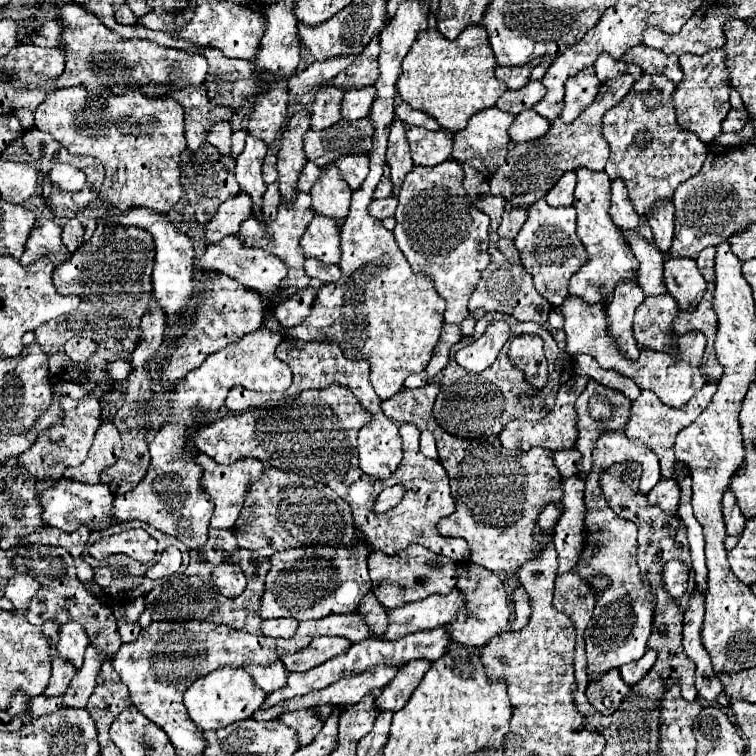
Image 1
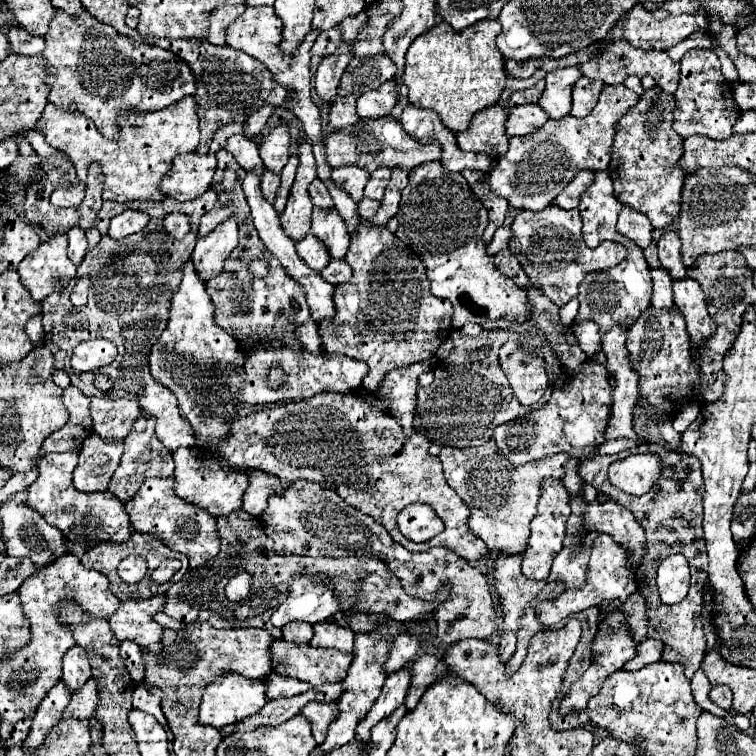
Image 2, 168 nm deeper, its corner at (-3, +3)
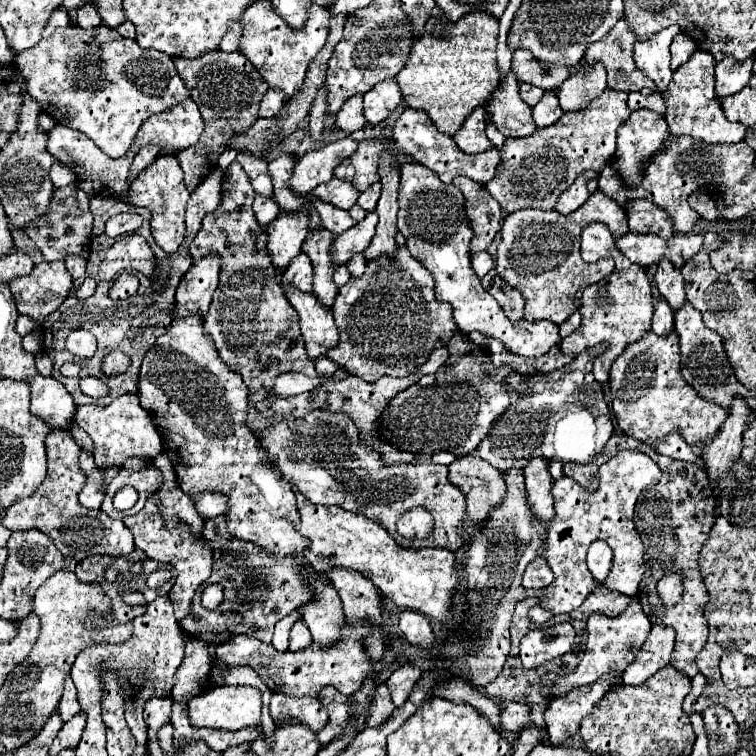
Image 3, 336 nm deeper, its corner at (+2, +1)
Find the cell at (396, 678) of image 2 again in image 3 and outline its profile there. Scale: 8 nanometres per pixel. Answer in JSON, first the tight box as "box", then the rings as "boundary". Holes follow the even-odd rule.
{"box":[387,663,421,707],"boundary":[[[407,663],[407,665],[401,665],[399,669],[395,669],[391,673],[391,677],[387,679],[387,687],[391,691],[391,701],[395,703],[395,707],[403,705],[405,699],[409,697],[413,685],[419,681],[421,677],[421,669]]]}

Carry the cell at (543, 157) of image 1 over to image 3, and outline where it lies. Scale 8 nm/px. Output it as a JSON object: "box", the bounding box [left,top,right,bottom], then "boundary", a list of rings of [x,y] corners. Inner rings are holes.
{"box":[485,89,631,213],"boundary":[[[605,89],[581,113],[563,113],[563,117],[529,137],[505,139],[501,147],[501,173],[485,189],[507,213],[519,209],[553,209],[559,195],[581,175],[581,171],[601,171],[615,153],[615,131],[631,115],[627,93]]]}

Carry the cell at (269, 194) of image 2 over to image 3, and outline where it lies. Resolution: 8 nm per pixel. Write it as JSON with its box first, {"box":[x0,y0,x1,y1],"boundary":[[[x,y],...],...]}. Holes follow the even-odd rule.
{"box":[253,195,281,225],"boundary":[[[255,195],[255,201],[253,201],[253,211],[255,211],[257,221],[259,221],[261,225],[267,225],[267,223],[271,223],[271,221],[279,215],[281,207],[275,203],[275,199],[273,199],[273,197]]]}

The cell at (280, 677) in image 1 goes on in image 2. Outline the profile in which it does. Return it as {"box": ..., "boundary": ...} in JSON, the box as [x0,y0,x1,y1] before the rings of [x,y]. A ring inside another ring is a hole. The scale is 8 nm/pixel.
{"box":[266,673,310,699],"boundary":[[[270,673],[266,677],[266,697],[268,699],[276,699],[276,697],[294,697],[300,693],[306,693],[310,689],[308,683],[290,679],[290,677],[282,677],[276,673]]]}

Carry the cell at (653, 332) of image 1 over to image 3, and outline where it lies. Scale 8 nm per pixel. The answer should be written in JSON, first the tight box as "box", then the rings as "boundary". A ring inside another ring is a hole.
{"box":[611,331,727,445],"boundary":[[[647,331],[639,341],[625,347],[625,351],[611,365],[611,405],[617,417],[617,425],[625,435],[647,441],[659,439],[671,431],[681,431],[683,439],[693,445],[697,441],[709,439],[717,433],[727,409],[715,401],[701,397],[681,375],[679,365],[679,337],[671,331],[665,337]]]}

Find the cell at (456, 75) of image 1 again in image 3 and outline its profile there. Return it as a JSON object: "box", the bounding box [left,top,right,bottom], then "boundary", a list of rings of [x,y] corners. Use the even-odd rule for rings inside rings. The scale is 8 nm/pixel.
{"box":[395,13,499,135],"boundary":[[[471,13],[457,23],[427,21],[425,35],[413,41],[405,67],[395,81],[411,109],[425,111],[441,133],[455,135],[465,117],[491,97],[499,85],[495,45],[497,19],[487,13]]]}

